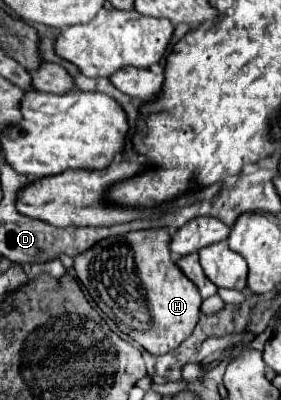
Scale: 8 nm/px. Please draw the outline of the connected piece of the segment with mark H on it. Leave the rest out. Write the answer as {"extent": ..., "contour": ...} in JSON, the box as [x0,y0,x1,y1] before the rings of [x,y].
{"extent":[124,227,202,355],"contour":[[[166,227],[130,231],[124,235],[124,243],[132,247],[132,263],[136,263],[136,279],[140,279],[140,291],[144,291],[144,307],[148,307],[148,315],[152,315],[152,327],[160,327],[160,331],[132,331],[132,339],[148,353],[164,355],[176,349],[196,327],[202,303],[200,293],[172,259],[170,233]]]}

